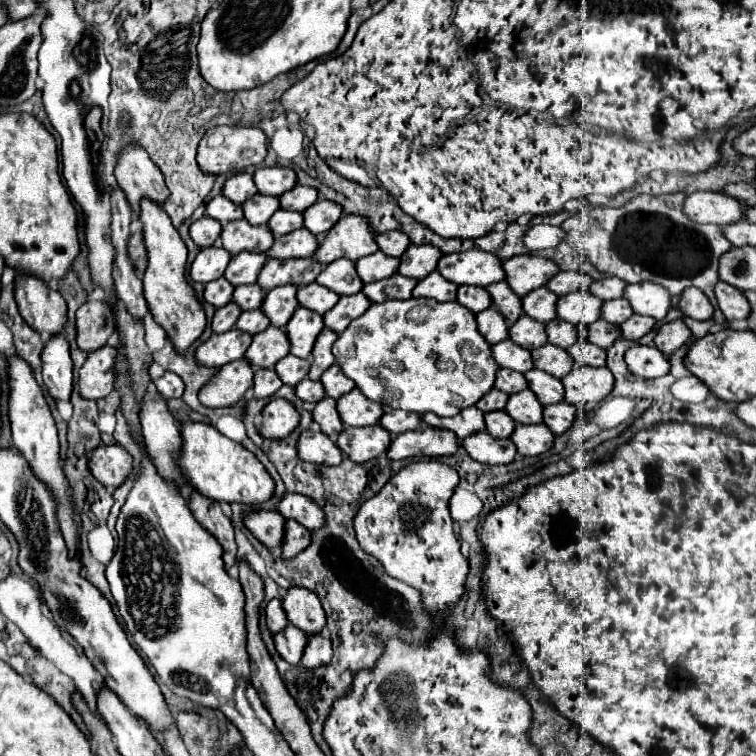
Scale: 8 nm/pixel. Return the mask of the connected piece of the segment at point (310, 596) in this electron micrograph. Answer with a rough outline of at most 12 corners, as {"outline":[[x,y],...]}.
{"outline":[[289,588],[287,620],[307,636],[327,624],[319,598],[307,588]]}

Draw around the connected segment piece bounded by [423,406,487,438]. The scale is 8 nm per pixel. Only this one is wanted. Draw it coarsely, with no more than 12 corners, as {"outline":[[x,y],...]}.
{"outline":[[469,406],[453,418],[433,412],[423,422],[459,438],[487,430],[485,412]]}

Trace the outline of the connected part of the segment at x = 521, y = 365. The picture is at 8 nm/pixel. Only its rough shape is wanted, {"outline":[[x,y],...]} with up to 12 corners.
{"outline":[[511,338],[493,344],[501,368],[521,374],[533,368],[531,352]]}

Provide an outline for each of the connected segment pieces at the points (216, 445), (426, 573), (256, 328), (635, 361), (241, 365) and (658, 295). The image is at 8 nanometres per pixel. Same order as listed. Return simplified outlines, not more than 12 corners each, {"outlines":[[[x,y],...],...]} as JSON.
{"outlines":[[[181,424],[179,466],[217,502],[257,506],[275,482],[211,424]],[[411,462],[353,520],[431,614],[469,572],[447,506],[457,470]],[[247,310],[237,324],[243,332],[263,332],[269,318],[263,310]],[[633,346],[625,362],[635,376],[669,374],[667,356],[655,346]],[[225,364],[201,388],[209,408],[235,404],[253,386],[253,366]],[[653,282],[625,288],[625,298],[643,316],[663,320],[671,294]]]}

